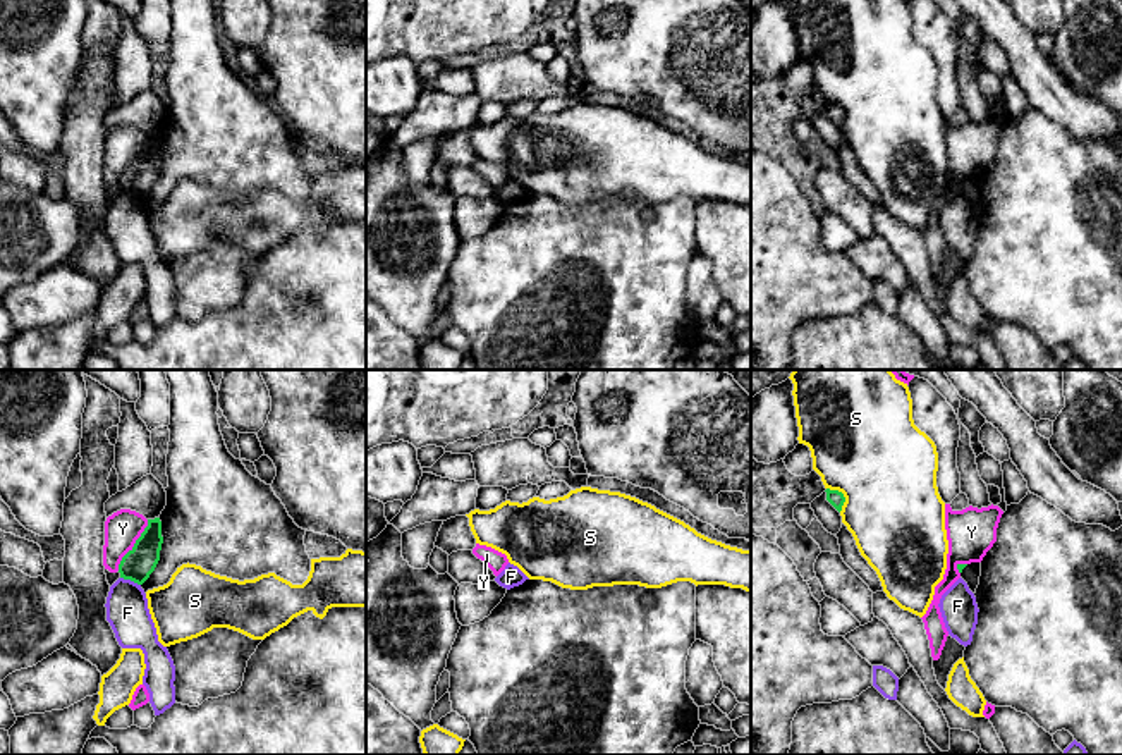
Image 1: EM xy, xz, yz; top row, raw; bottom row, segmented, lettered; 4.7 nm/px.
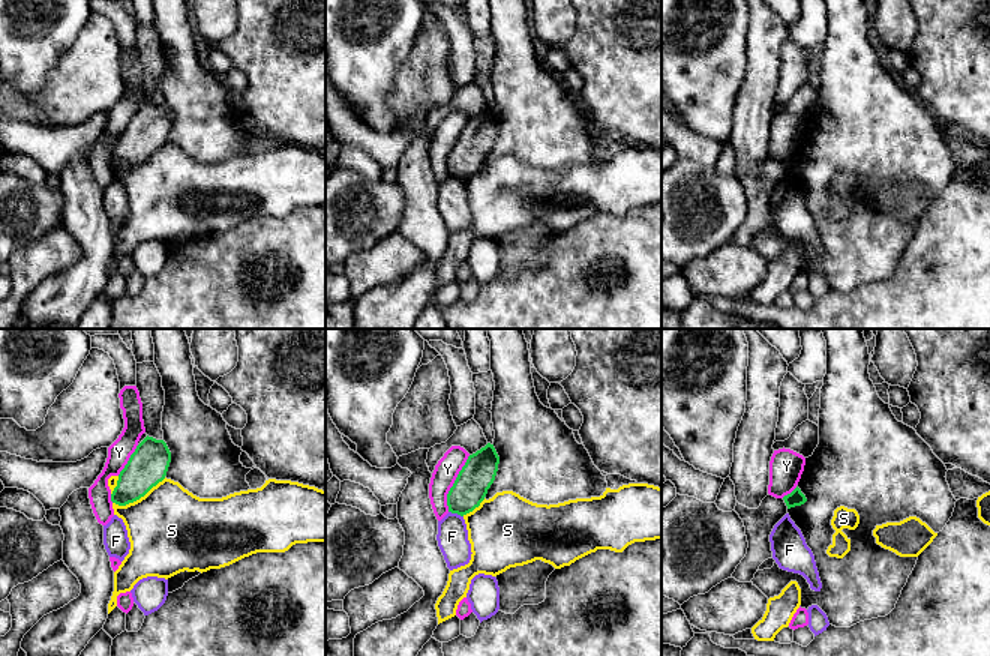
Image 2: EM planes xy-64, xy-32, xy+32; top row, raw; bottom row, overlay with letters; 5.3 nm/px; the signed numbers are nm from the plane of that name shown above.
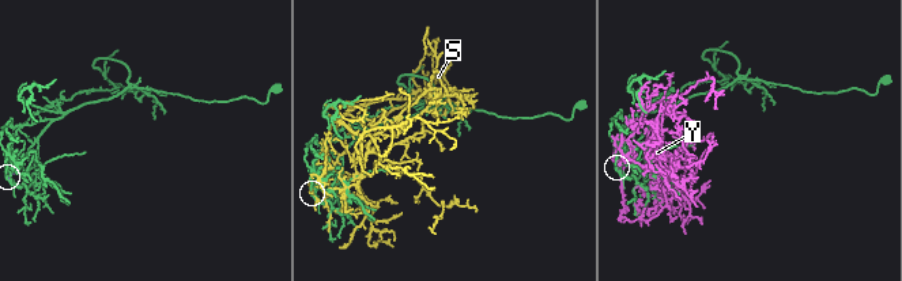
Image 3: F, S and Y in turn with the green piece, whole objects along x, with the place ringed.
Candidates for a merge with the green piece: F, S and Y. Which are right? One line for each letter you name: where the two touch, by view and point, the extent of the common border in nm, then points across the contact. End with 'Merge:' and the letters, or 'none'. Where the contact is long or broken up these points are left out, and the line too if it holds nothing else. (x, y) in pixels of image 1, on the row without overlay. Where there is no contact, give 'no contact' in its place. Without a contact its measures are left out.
Merge: none

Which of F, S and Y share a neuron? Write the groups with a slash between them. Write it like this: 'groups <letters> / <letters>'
groups F / S / Y

